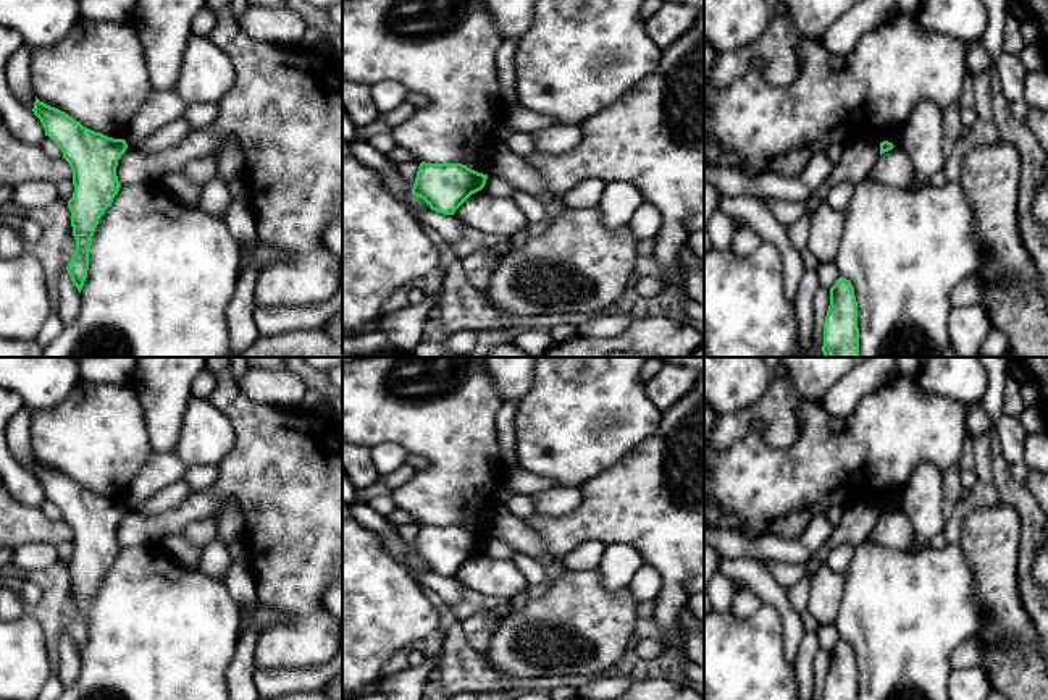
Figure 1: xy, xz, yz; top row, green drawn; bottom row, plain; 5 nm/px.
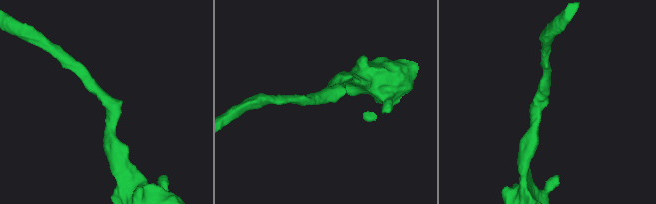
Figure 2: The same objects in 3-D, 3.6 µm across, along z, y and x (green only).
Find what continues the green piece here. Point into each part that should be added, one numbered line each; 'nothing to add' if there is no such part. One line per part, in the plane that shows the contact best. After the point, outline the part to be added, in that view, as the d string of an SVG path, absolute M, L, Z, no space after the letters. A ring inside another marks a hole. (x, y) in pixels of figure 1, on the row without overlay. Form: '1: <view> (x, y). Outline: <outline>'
nothing to add

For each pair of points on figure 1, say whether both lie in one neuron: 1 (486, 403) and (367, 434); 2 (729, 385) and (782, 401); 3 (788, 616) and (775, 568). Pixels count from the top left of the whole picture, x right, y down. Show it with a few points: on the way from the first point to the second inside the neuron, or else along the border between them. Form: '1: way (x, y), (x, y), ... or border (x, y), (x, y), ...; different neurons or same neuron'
1: way (457, 403), (396, 408); same neuron
2: border (771, 375), (764, 393), (753, 404), (727, 413); different neurons
3: border (761, 561), (785, 590); different neurons

